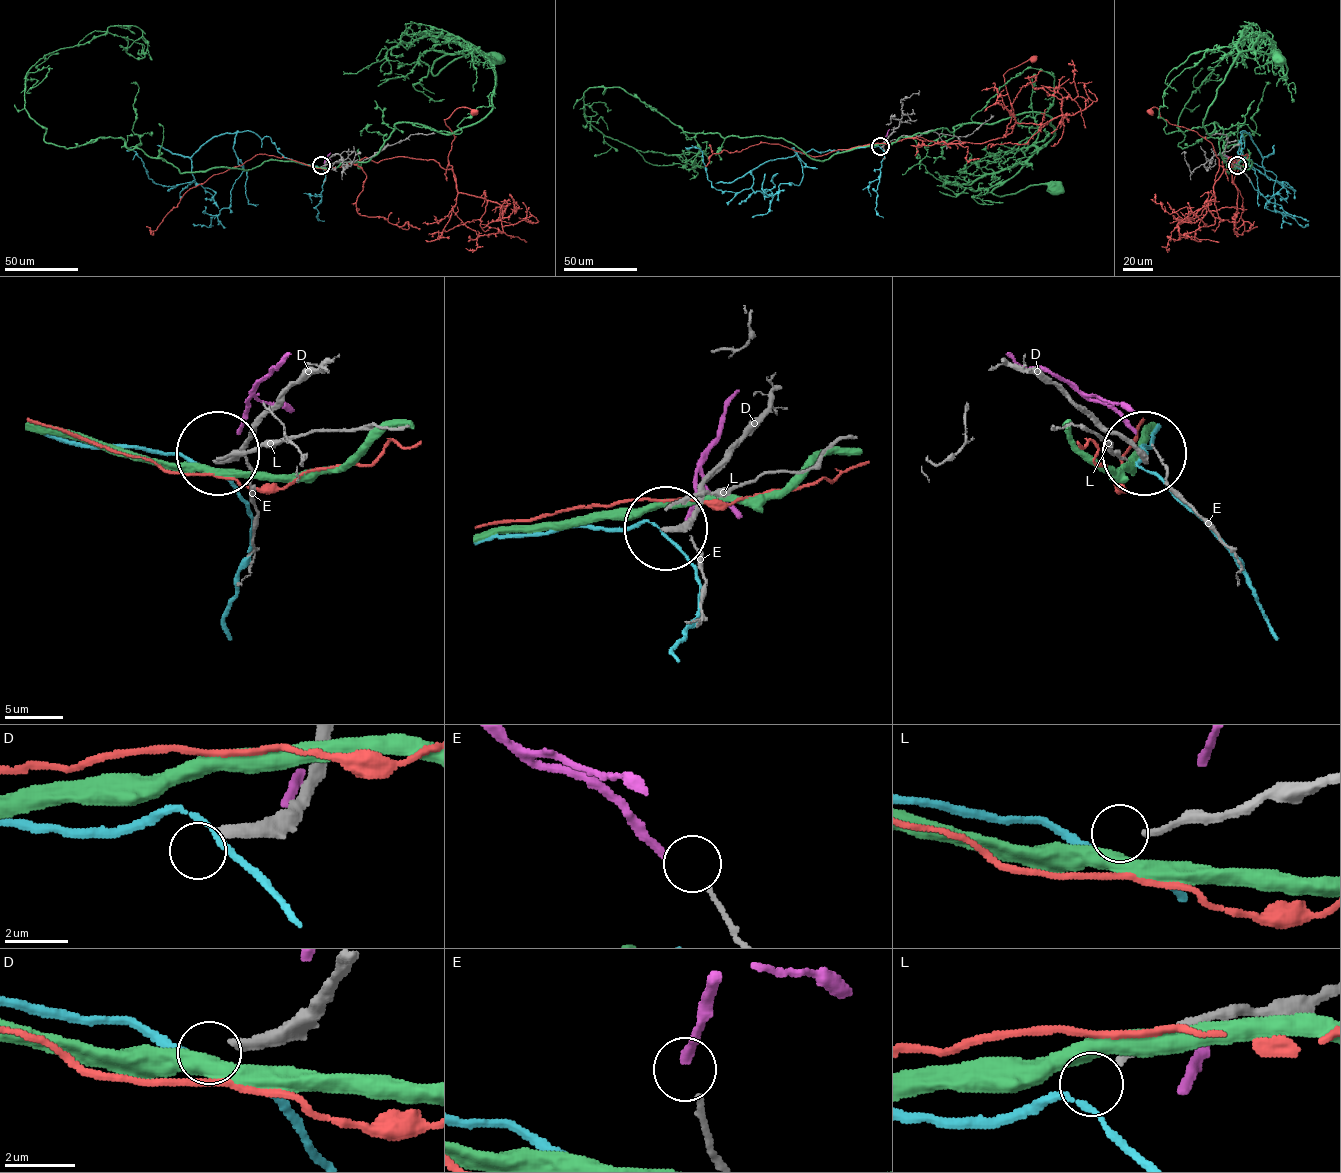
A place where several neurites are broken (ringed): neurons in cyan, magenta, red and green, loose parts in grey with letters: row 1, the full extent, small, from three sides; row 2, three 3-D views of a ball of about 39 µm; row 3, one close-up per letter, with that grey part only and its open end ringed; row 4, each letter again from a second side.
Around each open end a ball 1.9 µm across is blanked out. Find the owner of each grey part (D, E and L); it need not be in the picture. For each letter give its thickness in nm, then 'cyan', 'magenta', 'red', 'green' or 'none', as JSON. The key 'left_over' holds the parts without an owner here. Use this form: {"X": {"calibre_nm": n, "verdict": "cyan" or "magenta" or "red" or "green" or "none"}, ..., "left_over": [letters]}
{"D": {"calibre_nm": 320, "verdict": "none"}, "E": {"calibre_nm": 150, "verdict": "magenta"}, "L": {"calibre_nm": 220, "verdict": "cyan"}, "left_over": ["D"]}

